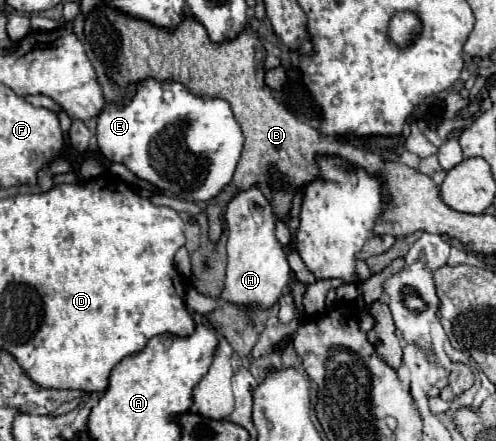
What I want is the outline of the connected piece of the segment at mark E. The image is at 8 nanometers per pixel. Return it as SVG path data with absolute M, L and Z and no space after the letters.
M145 80L137 86L133 98L121 106L107 106L97 118L97 142L101 154L111 160L125 164L141 180L169 190L173 196L183 200L213 200L223 186L233 178L235 166L243 150L243 134L233 118L231 106L221 98L201 98L191 94L179 82Z

